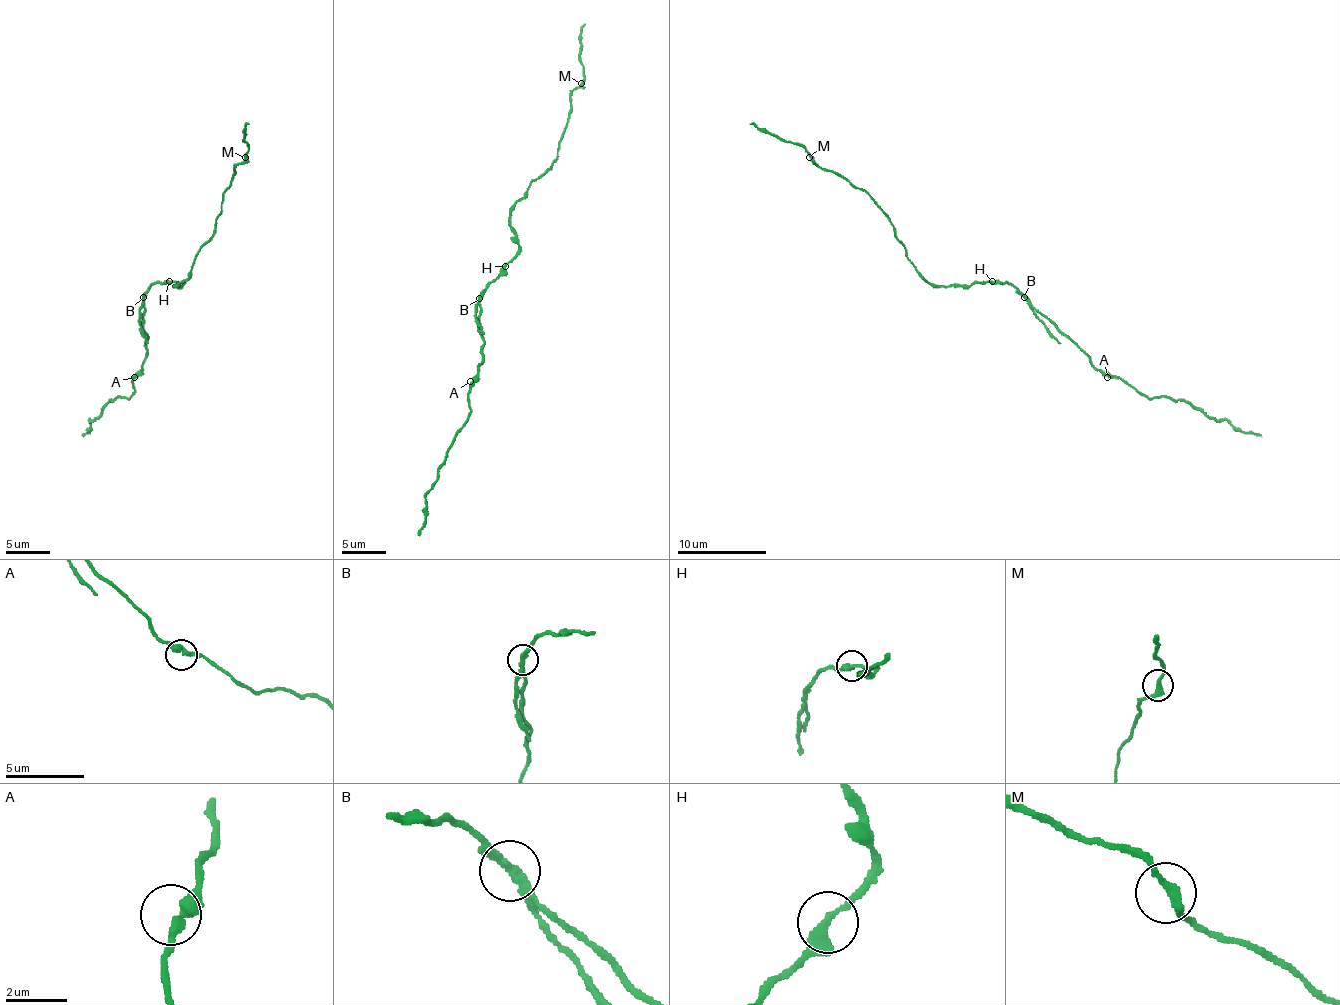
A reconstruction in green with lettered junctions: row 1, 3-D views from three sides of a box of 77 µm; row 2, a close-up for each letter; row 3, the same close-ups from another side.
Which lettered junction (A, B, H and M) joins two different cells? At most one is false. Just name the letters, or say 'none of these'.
B

